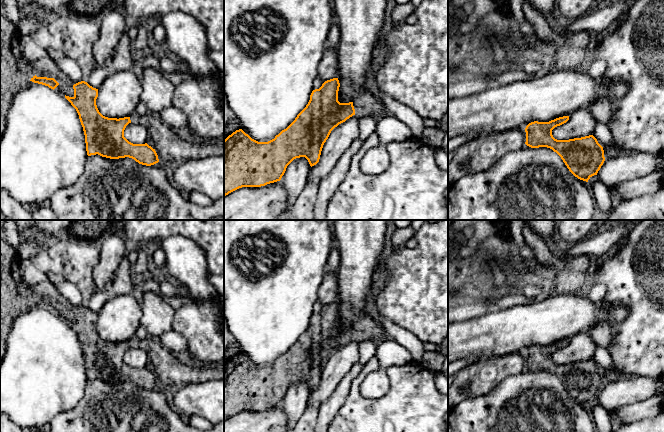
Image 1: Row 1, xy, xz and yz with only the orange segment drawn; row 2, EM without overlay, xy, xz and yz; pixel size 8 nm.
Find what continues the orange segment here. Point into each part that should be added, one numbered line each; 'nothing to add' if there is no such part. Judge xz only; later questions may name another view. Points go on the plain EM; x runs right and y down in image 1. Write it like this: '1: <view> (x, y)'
nothing to add

